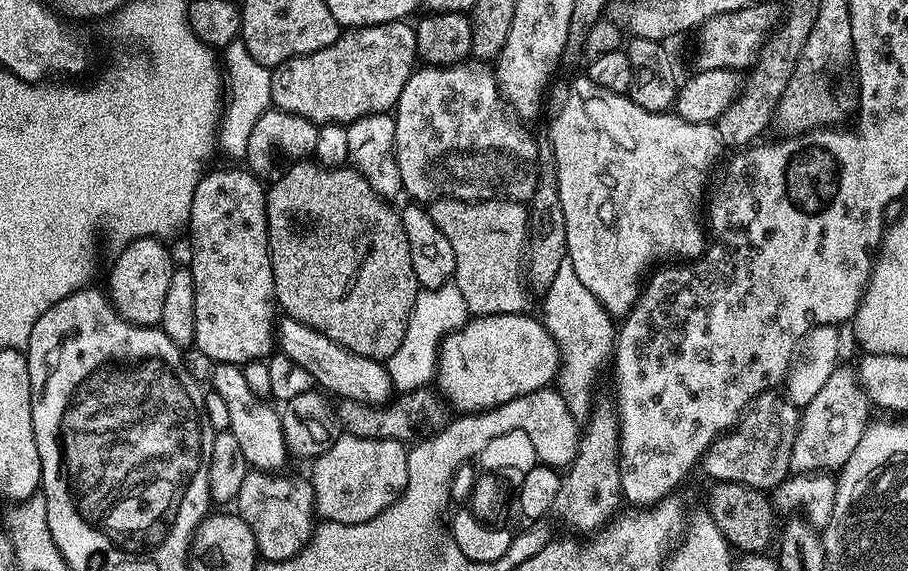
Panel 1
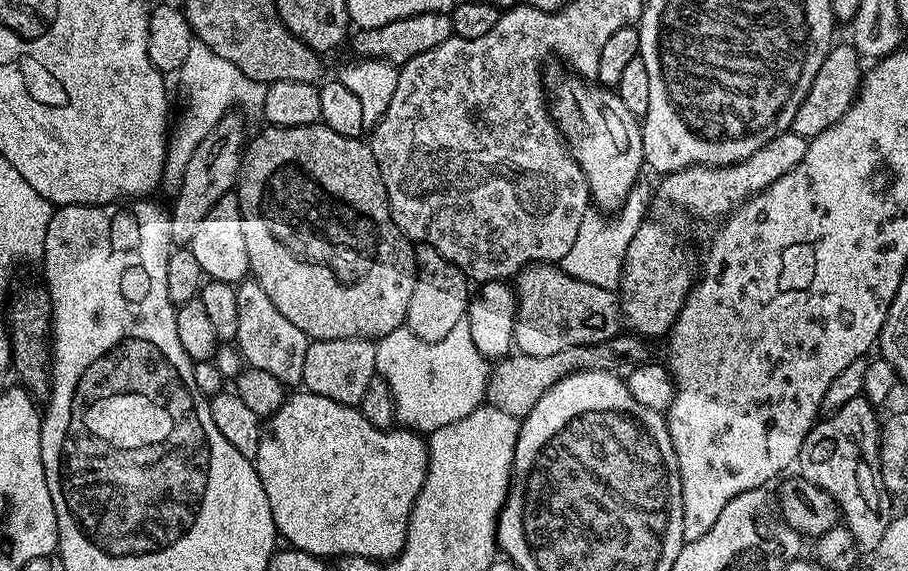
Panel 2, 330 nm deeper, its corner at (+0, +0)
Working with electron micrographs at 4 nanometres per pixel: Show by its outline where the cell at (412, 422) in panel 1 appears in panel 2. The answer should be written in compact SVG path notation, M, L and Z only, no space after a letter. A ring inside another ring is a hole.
M618 334L601 344L587 344L586 346L570 346L570 350L558 350L558 354L546 354L546 358L534 358L523 354L509 354L499 361L500 364L491 369L488 378L487 403L498 410L506 410L506 414L523 418L538 406L538 398L550 390L562 378L571 372L581 372L587 368L601 368L607 372L631 370L639 364L649 363L653 359L652 352L648 349L649 341L645 337L635 334Z

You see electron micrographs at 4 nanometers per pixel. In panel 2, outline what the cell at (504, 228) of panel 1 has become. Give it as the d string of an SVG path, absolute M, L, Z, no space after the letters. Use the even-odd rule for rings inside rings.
M552 262L529 264L520 269L514 280L514 291L517 298L516 325L514 326L514 348L517 353L546 358L546 354L558 354L558 350L570 350L570 346L601 344L618 335L622 328L620 301L617 293L610 288L590 286L582 282Z

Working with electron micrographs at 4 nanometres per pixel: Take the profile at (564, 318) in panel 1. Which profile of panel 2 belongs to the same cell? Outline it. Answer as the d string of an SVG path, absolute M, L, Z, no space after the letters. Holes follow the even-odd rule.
M640 182L630 190L630 194L624 199L624 205L611 214L605 214L600 210L588 211L582 218L578 239L575 240L574 246L570 246L566 258L558 261L559 267L563 268L566 274L582 282L590 282L590 286L619 289L626 246L630 246L630 238L638 234L638 226L646 219L649 207L650 188L647 188L644 182Z

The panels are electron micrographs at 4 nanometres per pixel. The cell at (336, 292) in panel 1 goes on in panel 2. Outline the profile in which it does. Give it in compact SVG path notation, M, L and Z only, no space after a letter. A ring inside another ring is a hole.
M323 122L289 128L264 126L253 140L251 137L245 143L244 155L240 157L240 175L234 194L240 199L242 235L246 238L246 254L251 279L260 283L262 290L266 290L270 302L274 302L279 312L289 322L294 322L294 326L298 326L298 330L302 330L302 334L306 334L309 341L354 338L375 342L386 334L405 327L410 294L414 294L416 285L416 249L413 241L409 240L404 231L394 222L386 186L382 182L382 170L378 170L378 162L372 153L371 143L355 136L334 134L334 130L327 128Z

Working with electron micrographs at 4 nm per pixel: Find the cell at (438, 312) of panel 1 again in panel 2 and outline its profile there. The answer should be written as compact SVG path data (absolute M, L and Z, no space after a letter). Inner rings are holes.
M467 319L460 320L438 342L422 342L405 326L375 341L375 346L376 375L386 382L396 403L396 419L403 427L430 434L466 418L466 414L485 403L490 360L474 346Z

